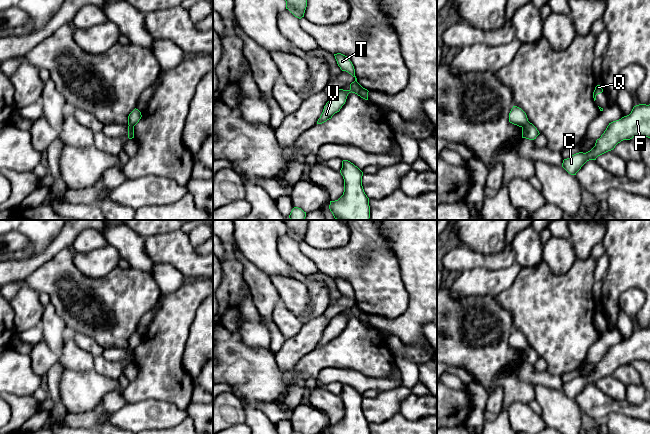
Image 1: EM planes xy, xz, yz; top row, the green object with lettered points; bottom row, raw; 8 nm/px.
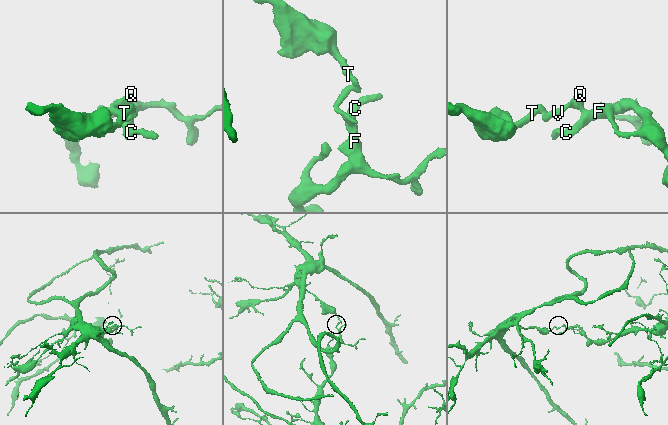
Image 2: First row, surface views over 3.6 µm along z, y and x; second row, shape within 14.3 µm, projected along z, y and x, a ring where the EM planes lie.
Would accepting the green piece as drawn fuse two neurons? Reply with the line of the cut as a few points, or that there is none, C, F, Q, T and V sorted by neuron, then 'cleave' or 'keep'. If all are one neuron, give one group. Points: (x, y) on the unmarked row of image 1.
cut in yz along (528, 345), (522, 351); C F Q V / T; cleave

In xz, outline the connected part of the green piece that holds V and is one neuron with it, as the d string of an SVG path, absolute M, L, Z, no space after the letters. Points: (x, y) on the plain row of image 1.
M354 305L350 308L349 314L339 313L330 319L317 348L326 346L331 343L335 337L339 336L345 328L348 318L351 316L357 318L365 324L368 324L369 315L363 312L358 306Z

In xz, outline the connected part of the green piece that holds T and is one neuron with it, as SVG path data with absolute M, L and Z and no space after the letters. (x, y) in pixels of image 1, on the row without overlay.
M341 277L334 278L334 280L340 293L351 298L355 302L355 306L357 306L355 293L350 283Z

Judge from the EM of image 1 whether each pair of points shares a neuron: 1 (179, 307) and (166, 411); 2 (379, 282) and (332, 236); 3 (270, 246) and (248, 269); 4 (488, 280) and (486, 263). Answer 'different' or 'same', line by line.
1: different
2: different
3: different
4: different

